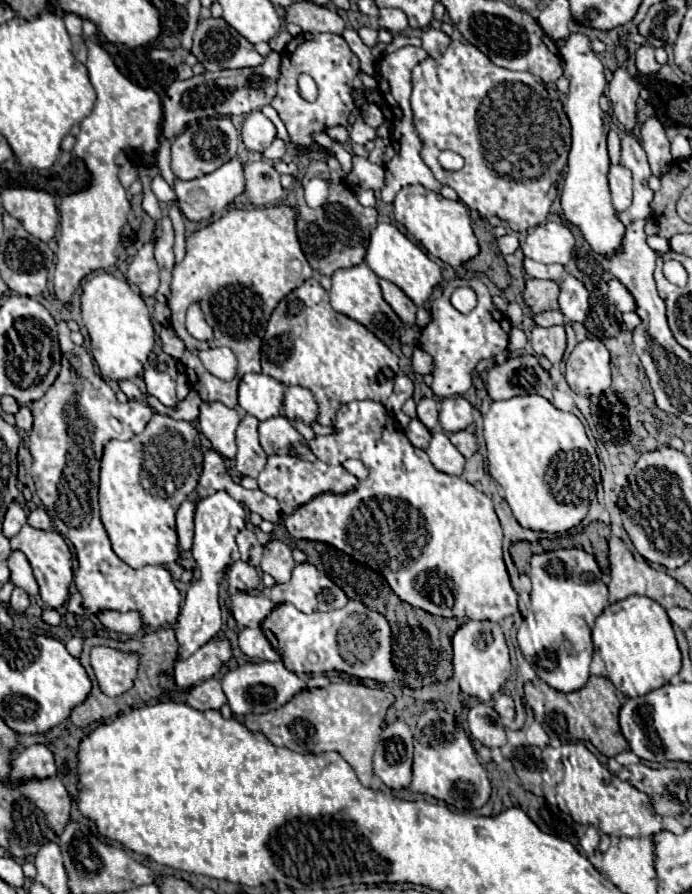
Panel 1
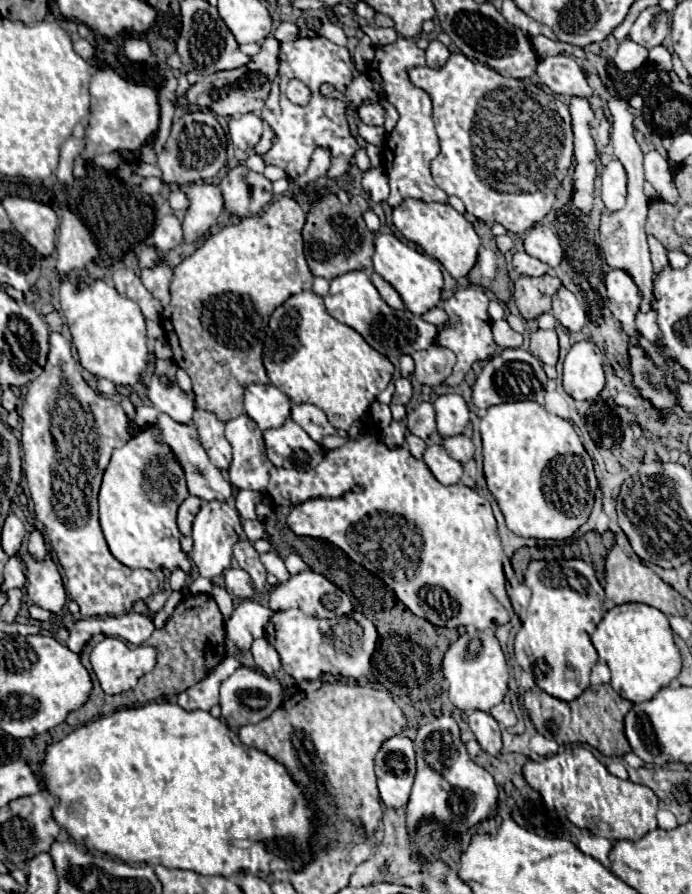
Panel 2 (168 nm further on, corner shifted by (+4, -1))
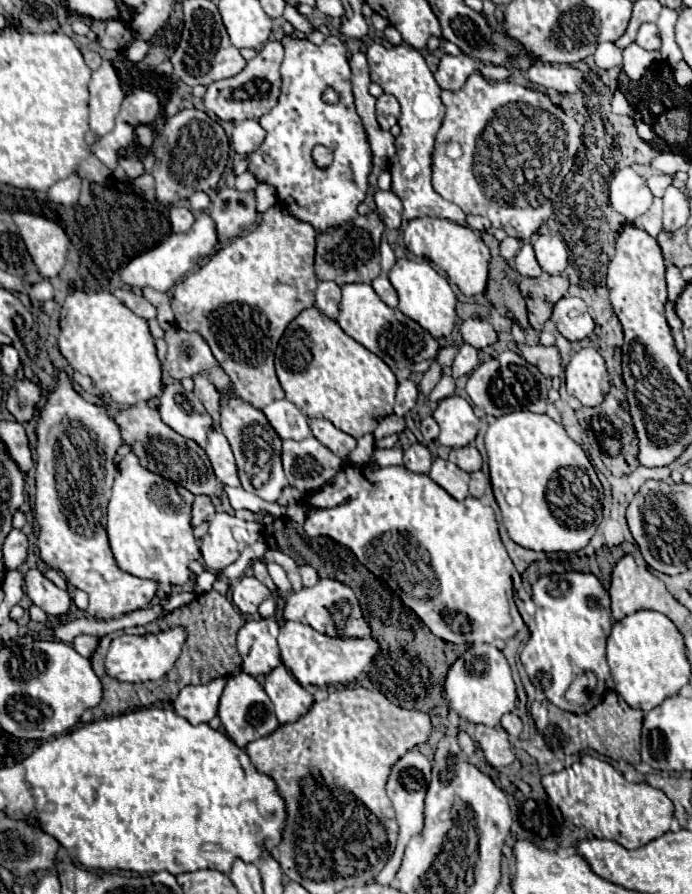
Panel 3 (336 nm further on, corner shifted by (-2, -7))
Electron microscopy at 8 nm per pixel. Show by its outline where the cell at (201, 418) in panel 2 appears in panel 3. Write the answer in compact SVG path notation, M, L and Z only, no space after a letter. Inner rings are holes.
M214 429L210 433L208 445L206 445L206 455L208 455L212 469L220 483L230 485L230 487L240 487L234 455L230 451L230 443L226 443L226 437L222 435L220 429Z

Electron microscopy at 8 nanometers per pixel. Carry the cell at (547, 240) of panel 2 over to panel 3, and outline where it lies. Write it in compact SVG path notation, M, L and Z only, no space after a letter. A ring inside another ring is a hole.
M538 235L532 241L532 247L536 251L536 259L540 267L548 275L560 275L568 265L568 247L562 243L560 237L554 235Z

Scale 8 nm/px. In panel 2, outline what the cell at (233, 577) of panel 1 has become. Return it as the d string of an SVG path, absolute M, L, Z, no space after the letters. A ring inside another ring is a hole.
M226 569L224 577L226 577L226 589L232 595L236 595L240 599L254 597L254 593L256 593L254 581L252 581L252 577L244 569Z

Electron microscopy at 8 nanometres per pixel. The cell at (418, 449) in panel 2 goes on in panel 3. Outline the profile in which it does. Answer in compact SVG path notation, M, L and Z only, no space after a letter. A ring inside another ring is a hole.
M414 443L404 451L402 467L406 467L408 471L420 473L420 475L428 475L430 465L432 465L432 457L430 457L430 453L428 453L428 449L424 445Z

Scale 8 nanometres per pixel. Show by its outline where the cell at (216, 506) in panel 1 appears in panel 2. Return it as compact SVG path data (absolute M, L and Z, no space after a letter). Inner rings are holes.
M204 501L194 525L192 525L192 539L194 539L194 549L192 549L192 563L194 563L194 579L184 591L184 595L198 595L198 593L212 593L214 577L224 573L230 567L232 561L232 547L240 539L243 527L238 511L228 505L226 501Z

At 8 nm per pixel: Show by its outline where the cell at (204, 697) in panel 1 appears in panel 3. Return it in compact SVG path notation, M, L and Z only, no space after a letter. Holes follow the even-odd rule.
M214 679L212 683L206 685L184 687L174 701L174 711L180 717L188 719L192 725L208 723L218 711L218 701L224 685L226 679Z

